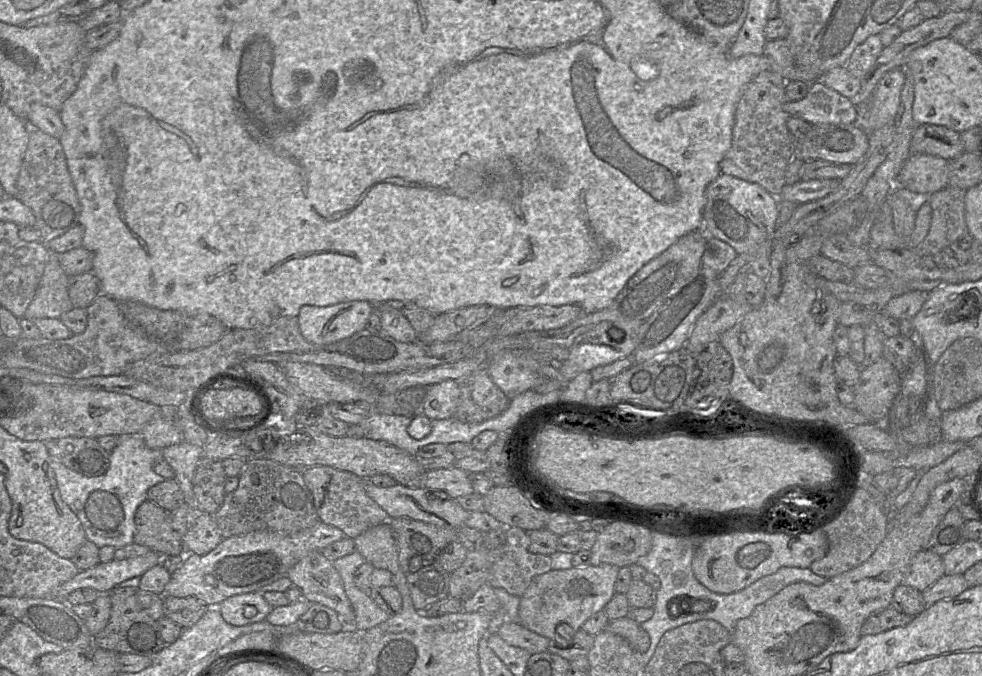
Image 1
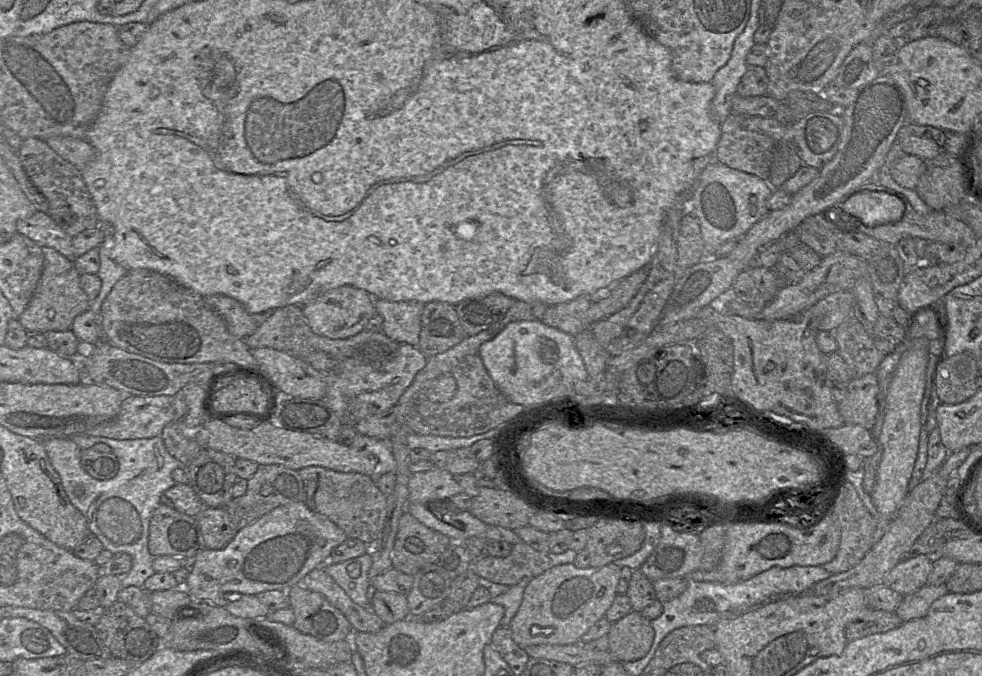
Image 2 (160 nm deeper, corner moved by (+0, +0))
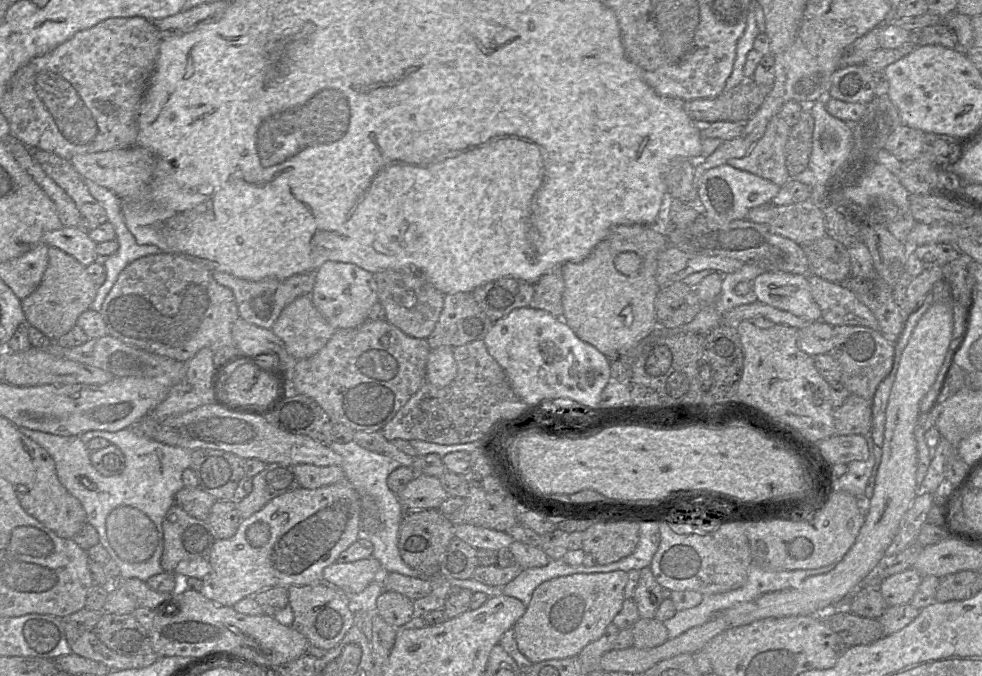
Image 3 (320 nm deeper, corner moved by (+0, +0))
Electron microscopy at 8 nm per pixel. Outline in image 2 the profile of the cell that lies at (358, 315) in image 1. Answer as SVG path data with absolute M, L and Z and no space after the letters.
M345 285L321 293L302 307L302 313L313 333L331 339L345 339L366 329L368 321L377 312L375 300L378 299L365 290Z

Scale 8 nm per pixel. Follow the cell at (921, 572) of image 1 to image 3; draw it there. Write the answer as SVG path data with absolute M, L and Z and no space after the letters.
M913 568L892 575L879 583L879 589L888 607L911 602L922 576Z

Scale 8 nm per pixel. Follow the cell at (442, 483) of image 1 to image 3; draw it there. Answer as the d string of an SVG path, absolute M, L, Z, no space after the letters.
M417 474L397 495L405 510L438 509L448 498L440 477L424 474Z

